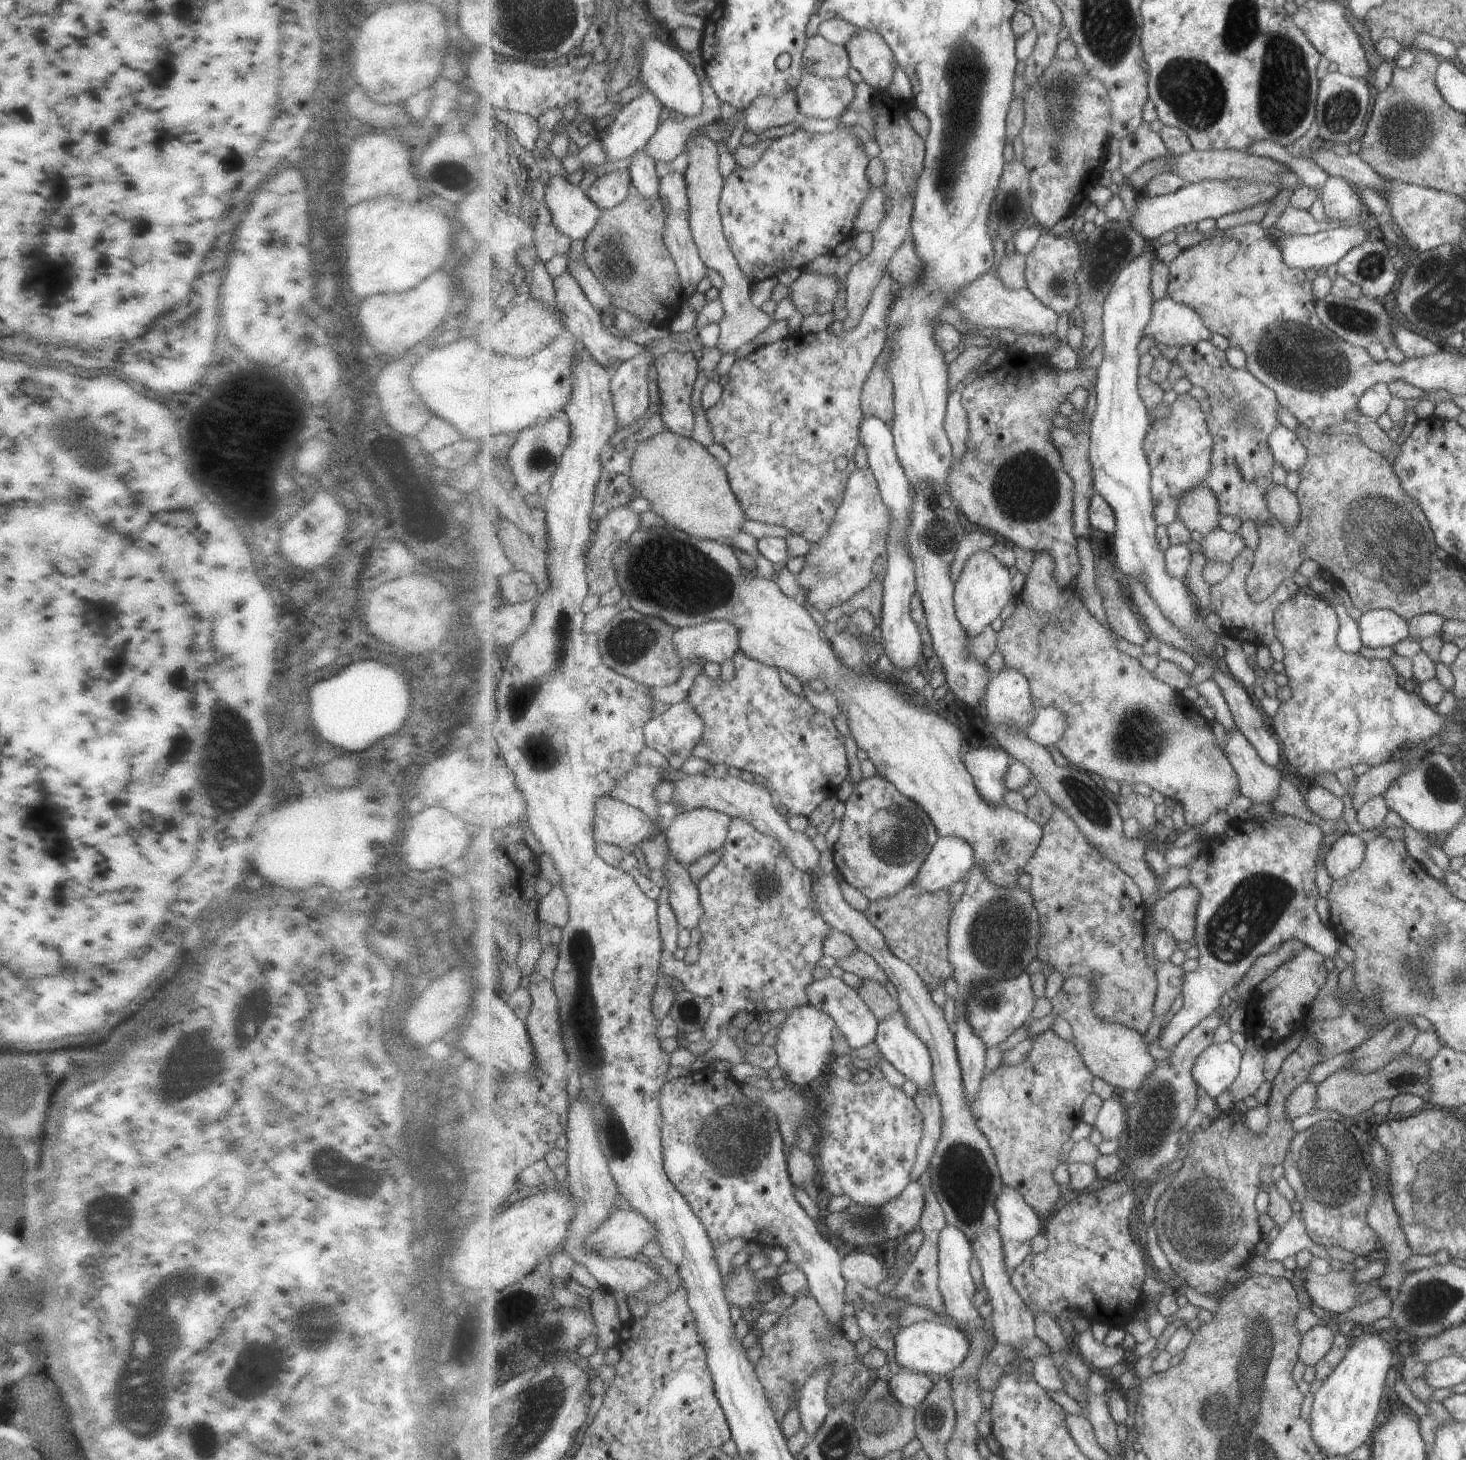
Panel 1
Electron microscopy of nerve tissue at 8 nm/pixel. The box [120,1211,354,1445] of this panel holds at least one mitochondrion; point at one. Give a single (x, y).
(252, 1369)

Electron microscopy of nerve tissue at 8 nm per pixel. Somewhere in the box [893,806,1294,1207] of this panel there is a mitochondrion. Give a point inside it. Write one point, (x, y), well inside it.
(998, 931)

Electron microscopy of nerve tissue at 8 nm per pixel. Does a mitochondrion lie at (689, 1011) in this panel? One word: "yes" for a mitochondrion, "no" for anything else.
yes

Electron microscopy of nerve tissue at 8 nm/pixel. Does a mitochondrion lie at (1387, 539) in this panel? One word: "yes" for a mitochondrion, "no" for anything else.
yes

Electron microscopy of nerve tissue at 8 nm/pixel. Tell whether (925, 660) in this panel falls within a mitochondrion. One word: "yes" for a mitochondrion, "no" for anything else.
no

